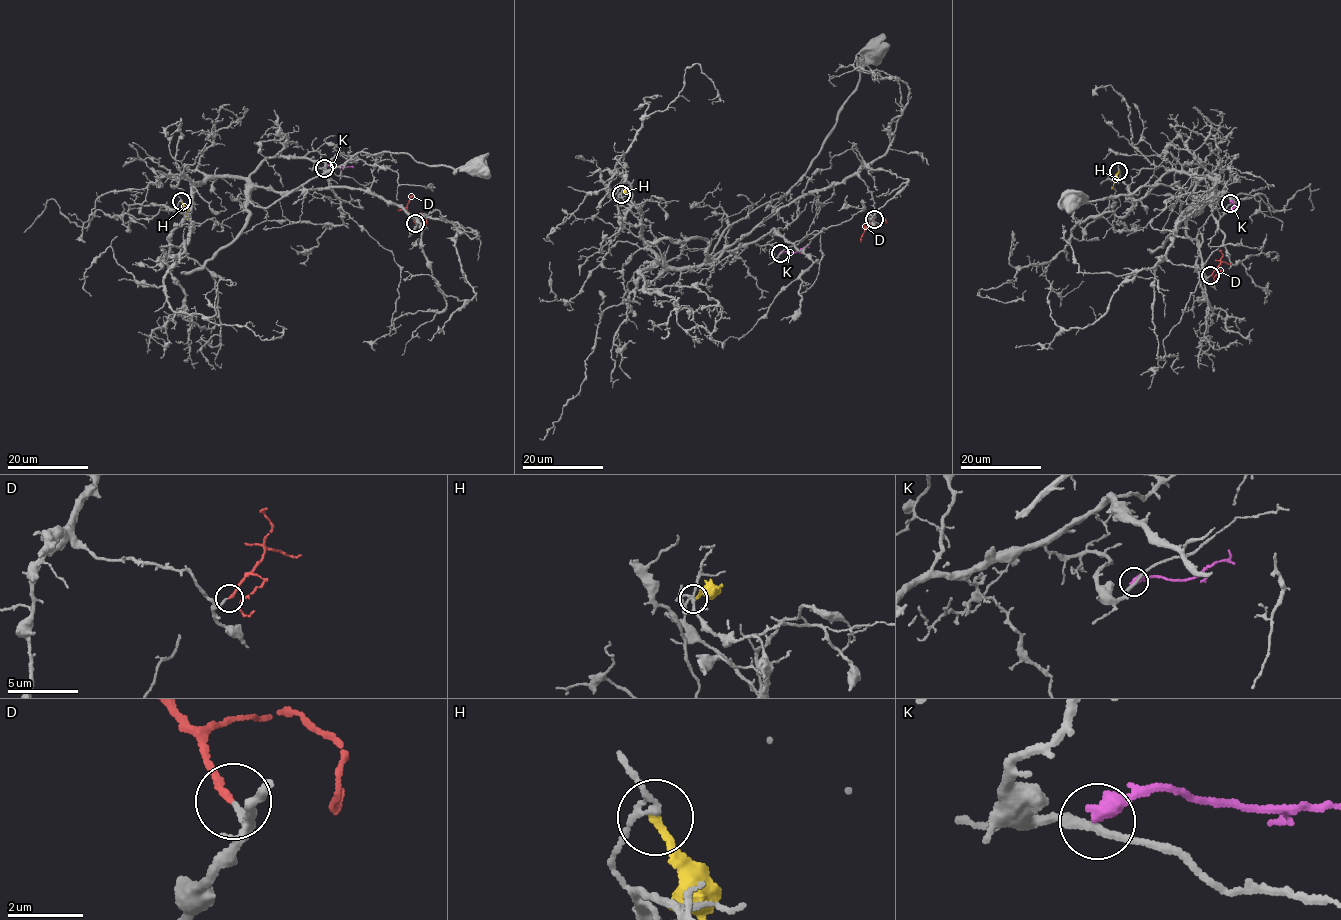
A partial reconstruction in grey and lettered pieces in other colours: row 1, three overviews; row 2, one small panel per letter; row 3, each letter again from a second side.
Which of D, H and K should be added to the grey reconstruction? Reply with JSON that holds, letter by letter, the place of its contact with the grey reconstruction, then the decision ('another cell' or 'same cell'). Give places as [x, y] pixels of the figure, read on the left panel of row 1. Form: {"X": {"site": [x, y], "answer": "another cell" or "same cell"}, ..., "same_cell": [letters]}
{"D": {"site": [415, 223], "answer": "same cell"}, "H": {"site": [181, 201], "answer": "another cell"}, "K": {"site": [324, 168], "answer": "another cell"}, "same_cell": ["D"]}

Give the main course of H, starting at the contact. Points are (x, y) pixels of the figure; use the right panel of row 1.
H: (1119, 171), (1111, 189)

